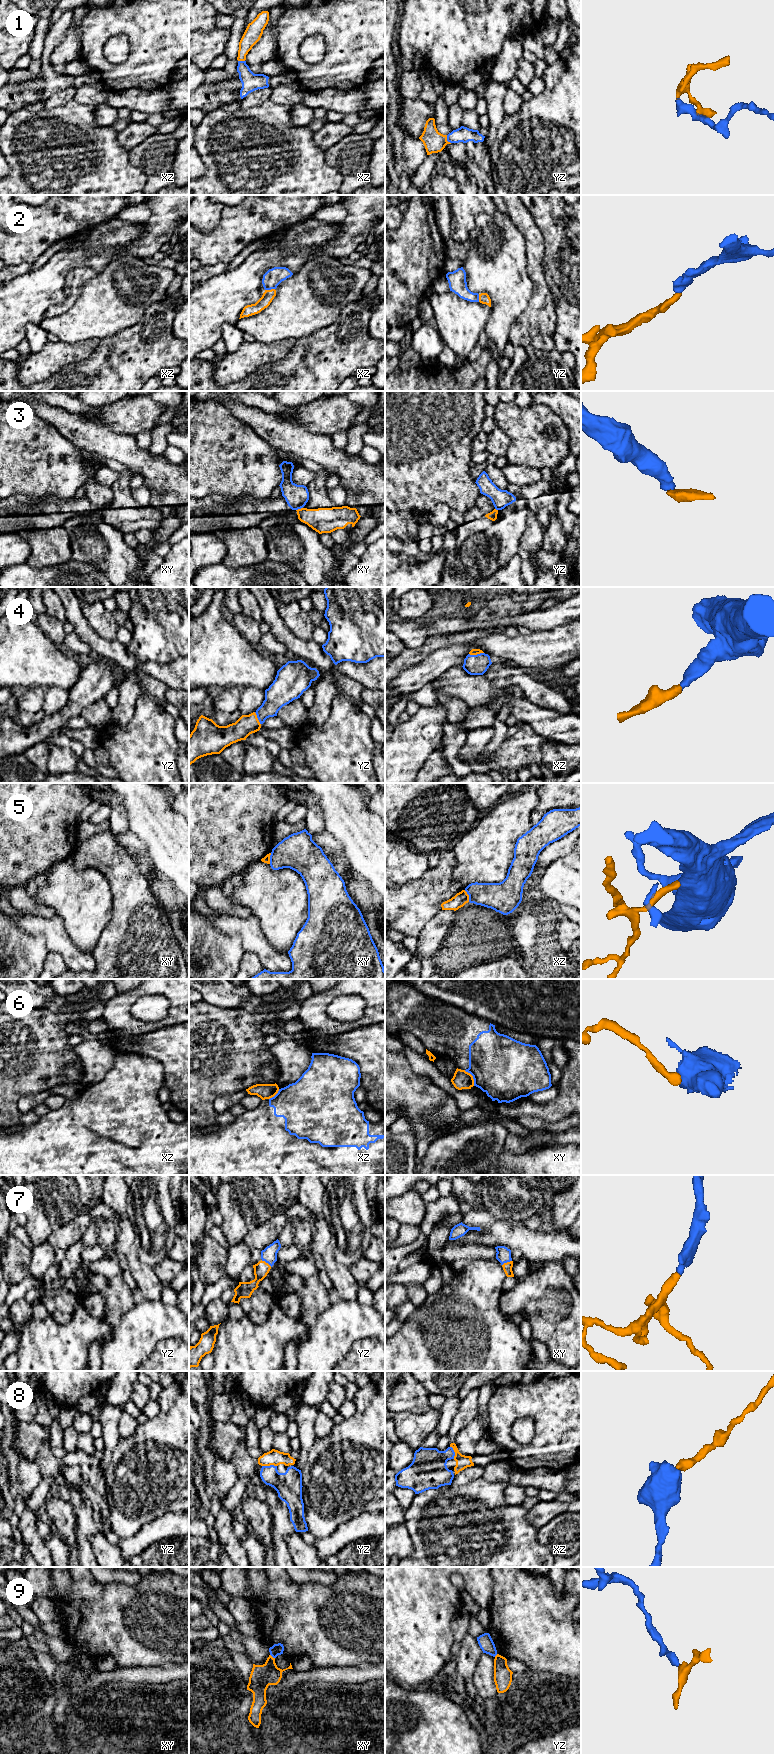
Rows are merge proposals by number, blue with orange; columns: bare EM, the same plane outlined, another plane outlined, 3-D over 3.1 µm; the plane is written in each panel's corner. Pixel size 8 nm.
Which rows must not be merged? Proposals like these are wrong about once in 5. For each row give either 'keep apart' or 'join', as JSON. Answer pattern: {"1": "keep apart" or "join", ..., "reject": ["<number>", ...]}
{"1": "join", "2": "join", "3": "keep apart", "4": "join", "5": "keep apart", "6": "keep apart", "7": "join", "8": "join", "9": "keep apart", "reject": ["3", "5", "6", "9"]}

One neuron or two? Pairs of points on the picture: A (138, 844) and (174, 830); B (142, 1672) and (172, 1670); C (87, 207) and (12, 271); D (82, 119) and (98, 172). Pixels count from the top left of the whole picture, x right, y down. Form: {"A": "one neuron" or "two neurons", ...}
{"A": "two neurons", "B": "one neuron", "C": "two neurons", "D": "one neuron"}

